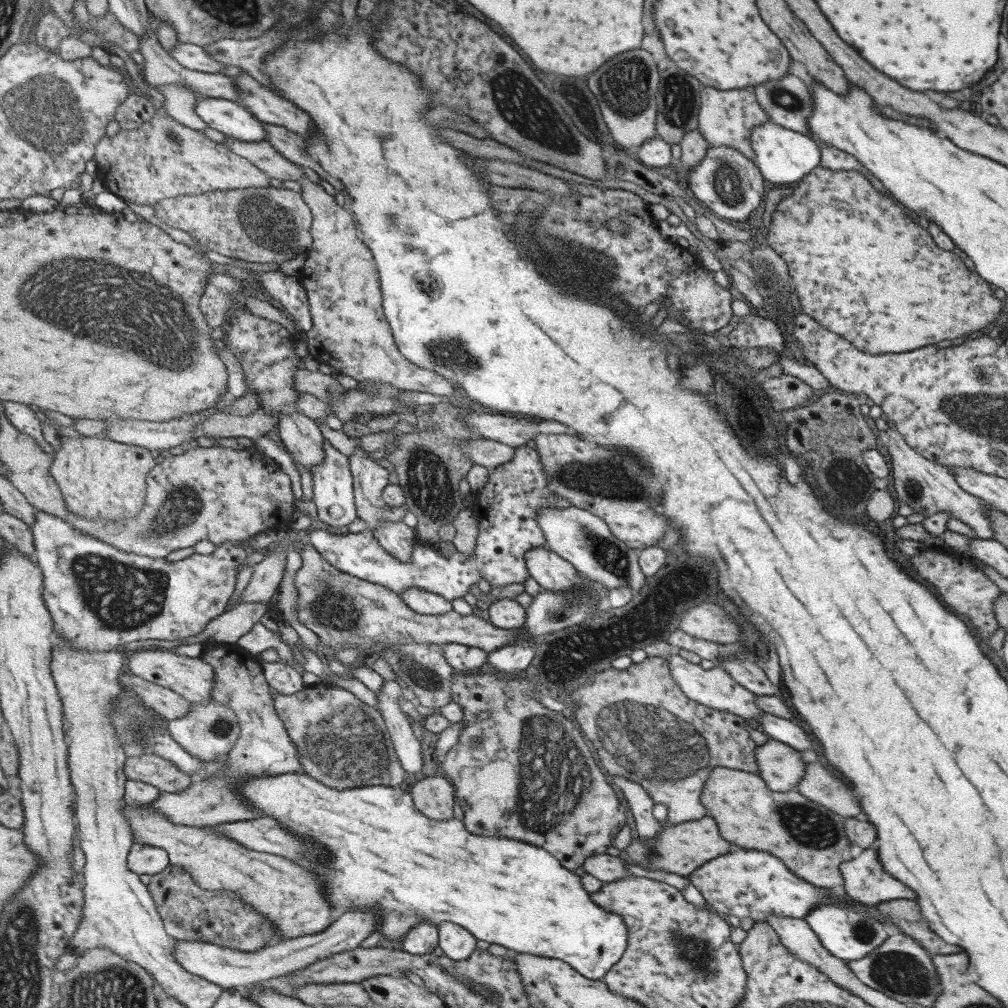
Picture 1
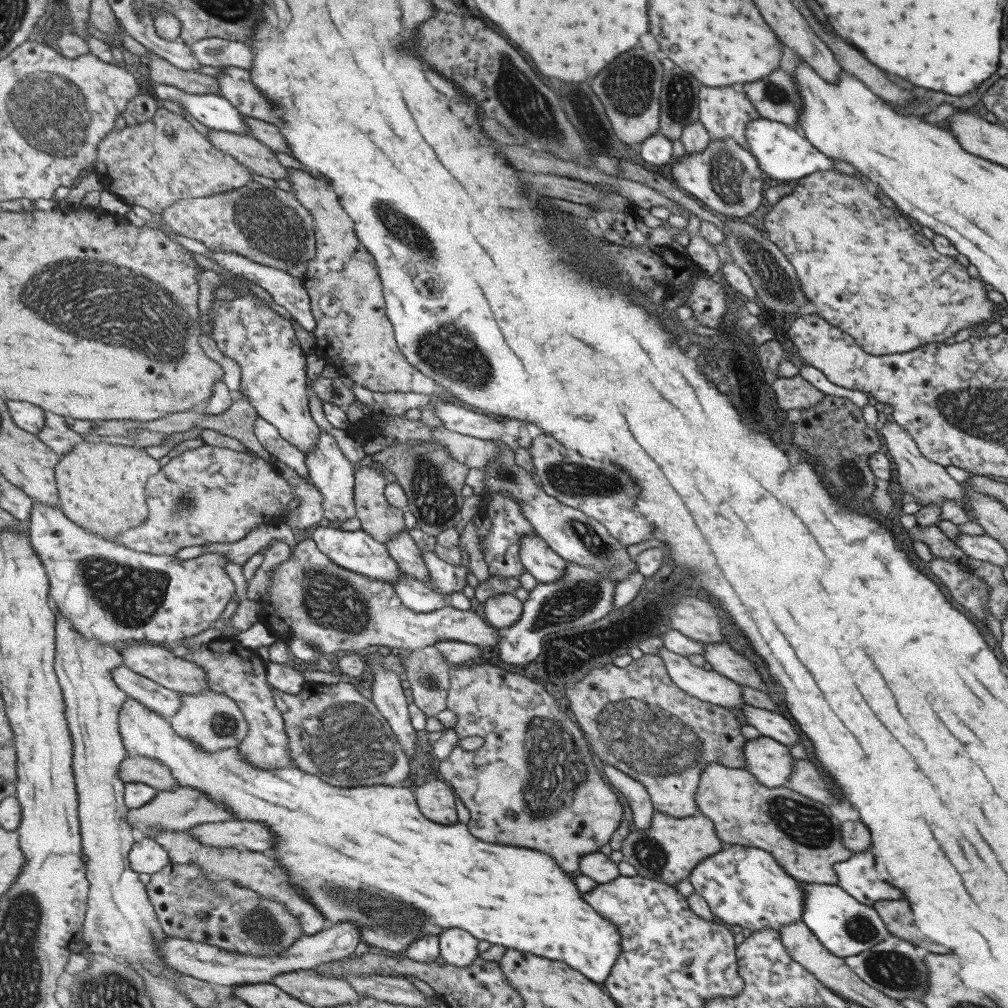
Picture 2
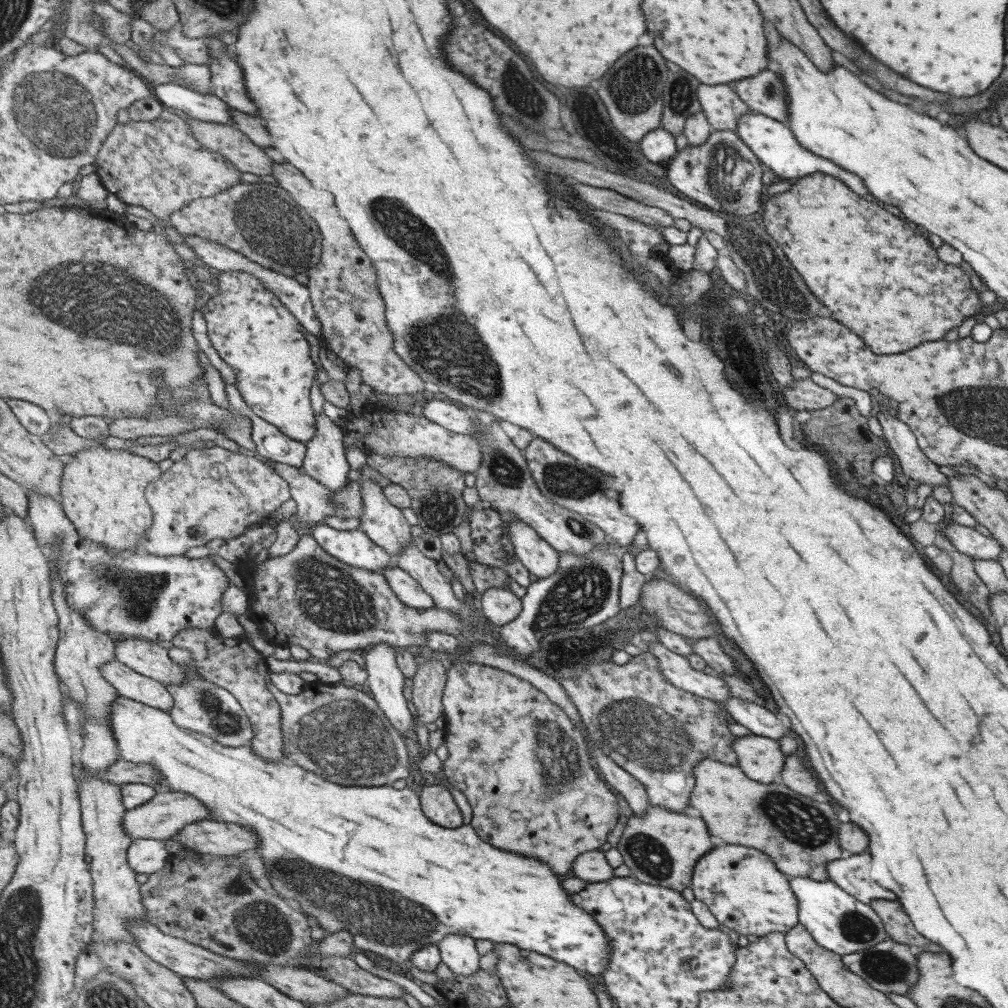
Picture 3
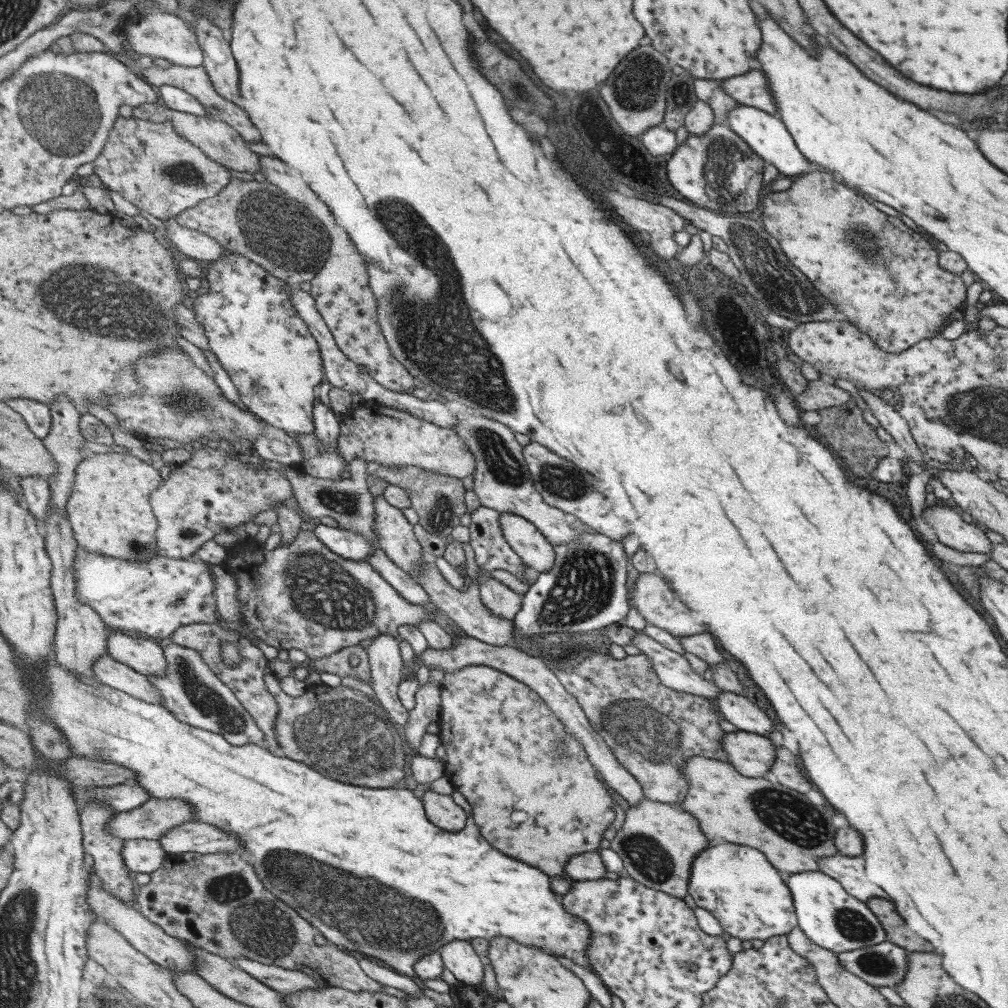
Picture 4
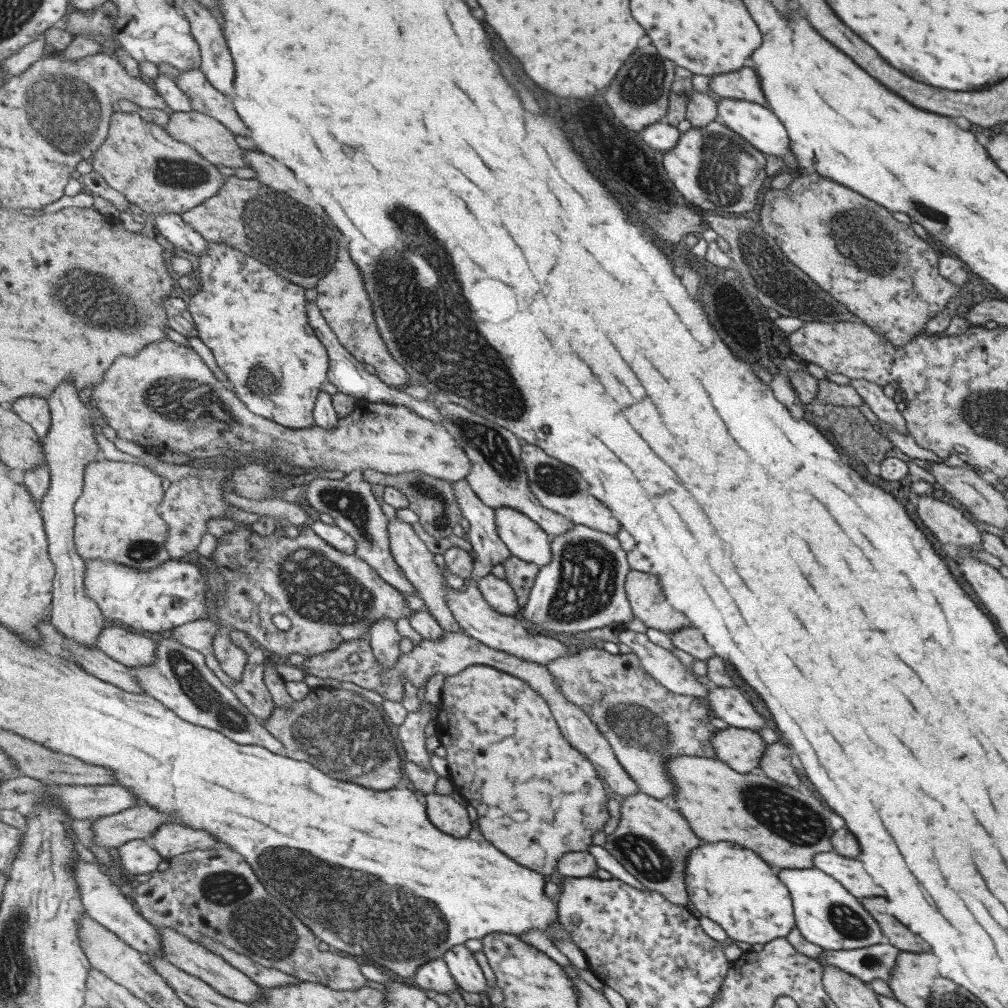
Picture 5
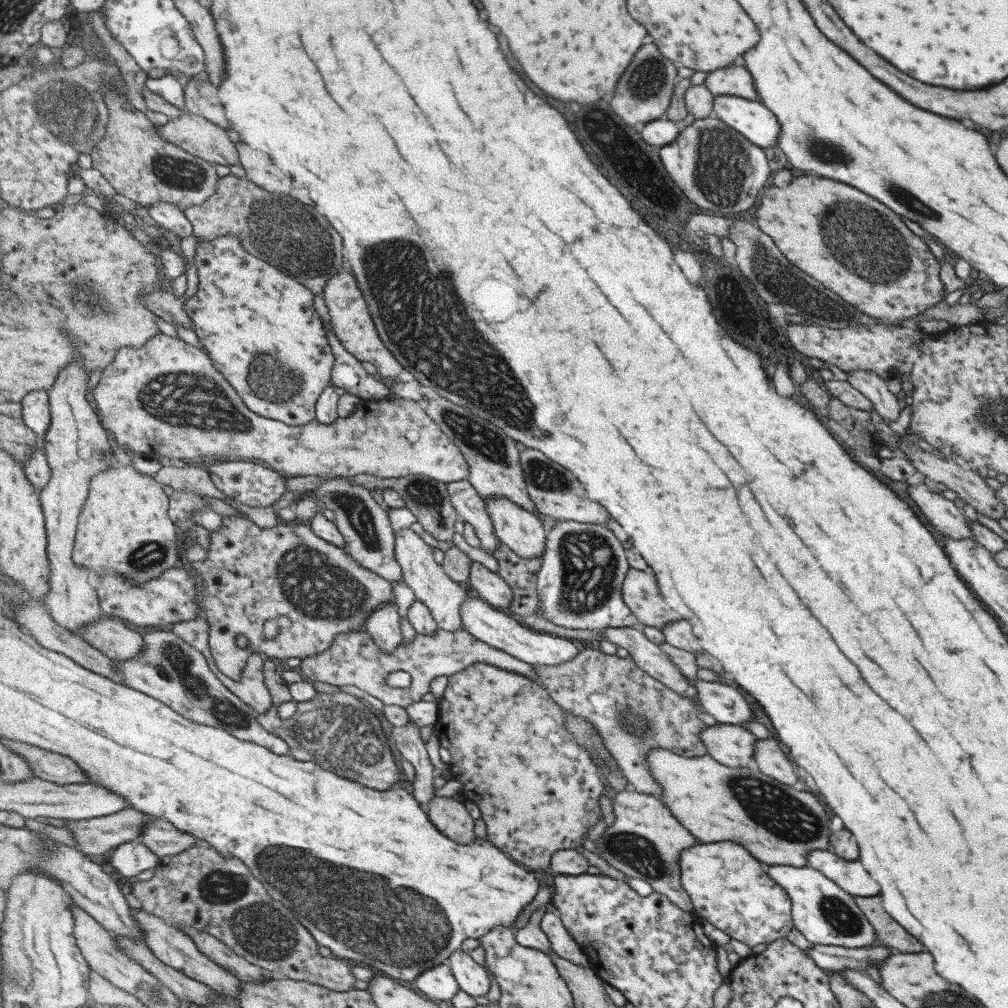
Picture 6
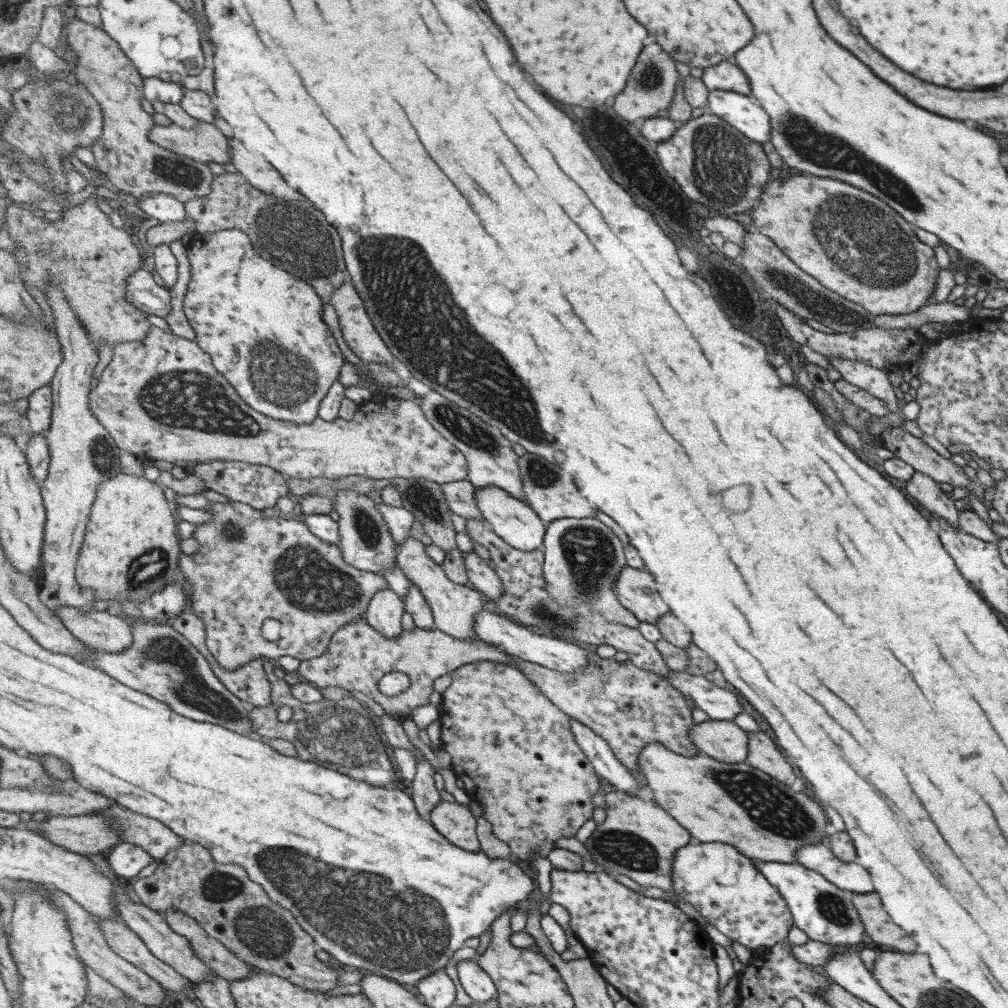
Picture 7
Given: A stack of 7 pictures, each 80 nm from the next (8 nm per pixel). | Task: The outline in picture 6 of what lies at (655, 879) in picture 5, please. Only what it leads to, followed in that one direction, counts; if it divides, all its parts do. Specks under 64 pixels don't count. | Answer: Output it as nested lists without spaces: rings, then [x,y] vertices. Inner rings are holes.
[[[619,791],[611,798],[615,814],[610,827],[594,842],[600,857],[631,878],[640,878],[659,894],[664,894],[681,910],[692,910],[692,902],[680,885],[680,854],[697,843],[696,838],[676,819],[667,806],[653,795],[639,791]]]

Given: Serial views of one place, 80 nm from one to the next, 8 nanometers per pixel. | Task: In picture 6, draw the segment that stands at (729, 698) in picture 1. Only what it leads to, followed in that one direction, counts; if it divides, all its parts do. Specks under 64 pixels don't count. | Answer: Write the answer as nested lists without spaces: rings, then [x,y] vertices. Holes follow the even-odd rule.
[[[605,627],[597,630],[604,634],[608,642],[626,649],[635,662],[654,679],[661,681],[680,696],[695,696],[694,686],[688,683],[688,679],[679,673],[657,645],[649,642],[640,627]]]

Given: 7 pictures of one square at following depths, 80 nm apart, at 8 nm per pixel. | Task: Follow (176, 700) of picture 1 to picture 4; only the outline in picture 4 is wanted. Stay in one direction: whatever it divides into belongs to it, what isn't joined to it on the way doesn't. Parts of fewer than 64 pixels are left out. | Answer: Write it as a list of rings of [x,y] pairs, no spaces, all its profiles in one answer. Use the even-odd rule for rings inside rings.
[[[110,655],[101,656],[97,663],[93,664],[93,670],[101,682],[117,690],[128,692],[135,698],[153,704],[162,704],[160,688],[150,682],[147,675],[137,672],[125,663],[114,660]]]

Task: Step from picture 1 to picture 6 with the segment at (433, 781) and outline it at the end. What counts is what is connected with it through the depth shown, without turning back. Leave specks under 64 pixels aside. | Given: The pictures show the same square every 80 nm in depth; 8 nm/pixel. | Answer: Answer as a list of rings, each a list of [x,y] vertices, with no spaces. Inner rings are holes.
[[[435,797],[428,804],[428,813],[432,823],[455,842],[473,844],[476,841],[476,820],[464,802],[451,797]]]

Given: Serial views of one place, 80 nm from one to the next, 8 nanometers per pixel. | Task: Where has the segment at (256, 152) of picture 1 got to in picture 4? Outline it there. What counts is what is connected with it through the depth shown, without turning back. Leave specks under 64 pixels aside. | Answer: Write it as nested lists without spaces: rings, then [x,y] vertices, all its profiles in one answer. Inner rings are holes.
[[[174,111],[170,114],[171,121],[175,125],[176,131],[181,136],[187,137],[195,146],[204,150],[204,153],[210,156],[211,159],[214,159],[215,162],[219,162],[219,164],[233,171],[250,174],[263,172],[261,157],[247,146],[247,140],[228,122],[215,119],[214,117],[197,116],[179,111]]]

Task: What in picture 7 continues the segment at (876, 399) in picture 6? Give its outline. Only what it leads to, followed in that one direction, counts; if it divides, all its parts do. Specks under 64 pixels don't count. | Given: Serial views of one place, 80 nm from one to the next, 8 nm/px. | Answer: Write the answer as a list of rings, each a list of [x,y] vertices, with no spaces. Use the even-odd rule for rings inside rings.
[[[829,357],[827,359],[830,366],[839,372],[843,380],[882,400],[888,406],[888,412],[897,412],[897,399],[889,383],[887,371],[845,357]]]

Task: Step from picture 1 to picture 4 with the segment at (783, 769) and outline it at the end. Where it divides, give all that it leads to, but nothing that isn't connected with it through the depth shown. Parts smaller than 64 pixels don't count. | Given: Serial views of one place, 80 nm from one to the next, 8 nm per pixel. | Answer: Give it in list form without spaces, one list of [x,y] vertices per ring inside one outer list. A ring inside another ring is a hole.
[[[735,731],[725,733],[720,738],[720,745],[726,752],[728,763],[731,764],[731,766],[741,774],[741,776],[751,778],[769,778],[768,768],[773,762],[775,747],[771,745],[771,742],[767,737],[745,731]]]

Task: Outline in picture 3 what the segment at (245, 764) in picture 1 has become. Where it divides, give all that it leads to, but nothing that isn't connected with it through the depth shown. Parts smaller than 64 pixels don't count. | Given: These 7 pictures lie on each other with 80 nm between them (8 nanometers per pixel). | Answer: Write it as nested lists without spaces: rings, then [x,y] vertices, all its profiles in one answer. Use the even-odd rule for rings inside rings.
[[[215,627],[182,630],[174,639],[174,647],[187,649],[193,654],[193,659],[205,678],[230,690],[238,698],[256,729],[255,738],[251,742],[254,753],[268,761],[286,762],[283,710],[276,695],[269,690],[270,673],[265,656],[252,648],[247,638],[227,638]],[[159,791],[149,802],[128,810],[124,816],[124,827],[132,838],[145,838],[166,841],[171,839],[180,830],[187,825],[212,820],[212,814],[204,802],[195,798],[195,795],[189,795],[180,791]]]

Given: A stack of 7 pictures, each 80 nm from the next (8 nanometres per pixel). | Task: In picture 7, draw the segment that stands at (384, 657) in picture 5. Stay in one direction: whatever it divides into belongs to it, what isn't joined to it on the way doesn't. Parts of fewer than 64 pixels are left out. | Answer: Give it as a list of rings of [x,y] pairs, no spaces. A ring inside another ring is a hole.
[[[381,590],[372,598],[365,618],[375,630],[381,631],[386,637],[398,637],[404,630],[403,616],[406,612],[406,601],[397,592]]]

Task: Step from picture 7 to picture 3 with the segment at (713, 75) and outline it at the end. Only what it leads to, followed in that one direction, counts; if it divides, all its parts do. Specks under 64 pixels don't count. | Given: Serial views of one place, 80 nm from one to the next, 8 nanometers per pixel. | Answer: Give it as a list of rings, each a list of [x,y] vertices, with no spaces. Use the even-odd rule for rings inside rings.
[[[773,68],[763,70],[752,77],[733,81],[729,86],[749,111],[786,123],[787,95],[779,75]]]

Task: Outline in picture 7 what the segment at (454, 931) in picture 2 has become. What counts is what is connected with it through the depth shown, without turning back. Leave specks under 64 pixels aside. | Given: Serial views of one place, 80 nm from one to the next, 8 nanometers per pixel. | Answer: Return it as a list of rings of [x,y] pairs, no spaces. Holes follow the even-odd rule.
[[[461,961],[457,964],[459,981],[466,994],[480,1006],[485,1002],[491,1002],[493,999],[499,1001],[499,990],[494,980],[473,961]]]

